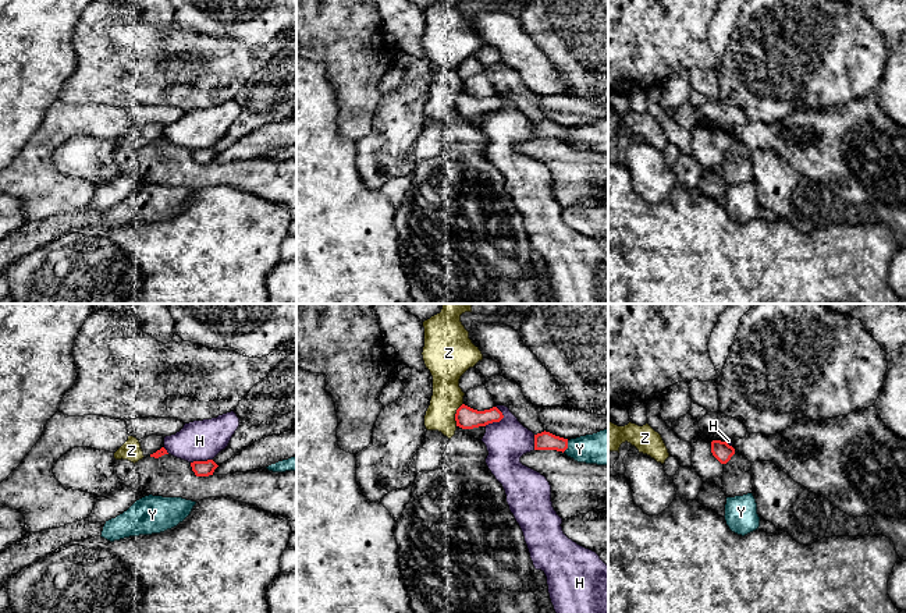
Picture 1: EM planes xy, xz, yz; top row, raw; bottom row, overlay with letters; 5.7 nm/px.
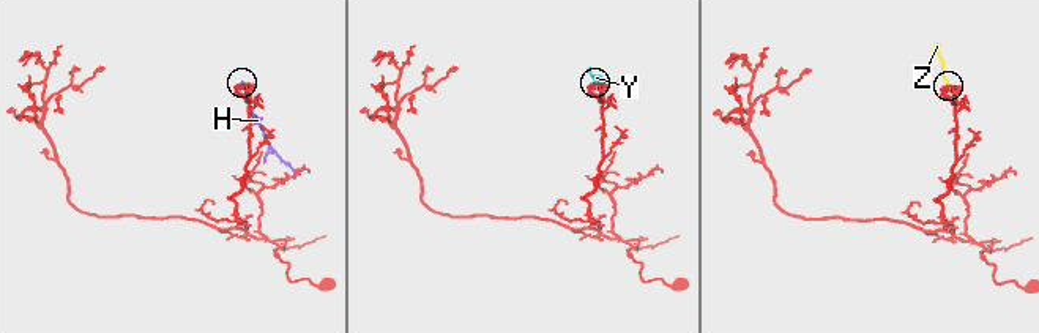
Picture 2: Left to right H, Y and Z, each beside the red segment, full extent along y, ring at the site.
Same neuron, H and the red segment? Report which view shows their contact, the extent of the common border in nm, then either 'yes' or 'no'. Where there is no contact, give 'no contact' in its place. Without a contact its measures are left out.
meets red in xz; contact 140 nm long; no

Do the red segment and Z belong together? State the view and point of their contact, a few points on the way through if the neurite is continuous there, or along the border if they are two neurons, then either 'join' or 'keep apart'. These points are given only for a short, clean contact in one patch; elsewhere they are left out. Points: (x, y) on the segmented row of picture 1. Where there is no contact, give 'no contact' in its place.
meets red in xz at (455, 414); keep apart

